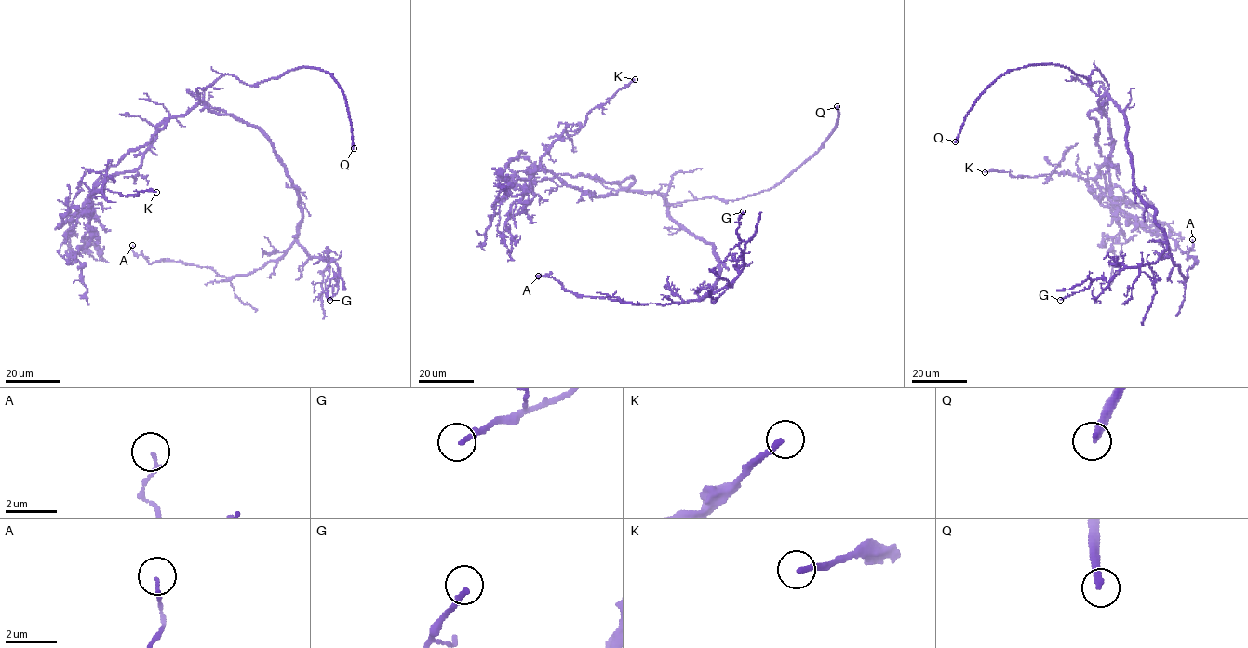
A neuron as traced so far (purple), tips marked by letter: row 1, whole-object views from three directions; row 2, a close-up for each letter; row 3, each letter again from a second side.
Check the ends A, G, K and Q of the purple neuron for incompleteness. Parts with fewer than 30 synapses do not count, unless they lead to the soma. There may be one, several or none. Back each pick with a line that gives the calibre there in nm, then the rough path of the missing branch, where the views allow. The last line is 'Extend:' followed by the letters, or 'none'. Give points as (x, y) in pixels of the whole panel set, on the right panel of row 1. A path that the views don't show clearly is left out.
Q: calibre 280 nm; course (955, 141), (948, 184), (947, 266), (931, 283), (917, 282), (919, 267), (926, 259), (933, 253), (955, 251)
Extend: Q

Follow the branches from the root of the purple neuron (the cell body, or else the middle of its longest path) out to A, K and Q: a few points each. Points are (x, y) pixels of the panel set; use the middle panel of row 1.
A: (693, 236), (711, 243), (719, 268), (714, 289), (698, 300), (632, 303), (567, 291), (553, 277), (538, 276)
K: (693, 236), (675, 222), (655, 192), (596, 196), (541, 165), (562, 134), (581, 128), (592, 109), (635, 79)
Q: (693, 236), (674, 222), (668, 205), (714, 196), (735, 200), (773, 188), (821, 146), (837, 125), (837, 106)

